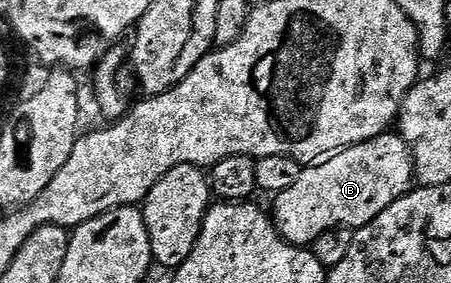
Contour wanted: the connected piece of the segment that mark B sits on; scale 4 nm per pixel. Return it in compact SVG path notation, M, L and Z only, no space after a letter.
M395 131L343 148L305 167L298 182L282 190L271 201L270 215L278 234L288 244L311 246L318 234L331 228L357 229L374 222L386 206L412 191L416 180L416 158L412 147Z

